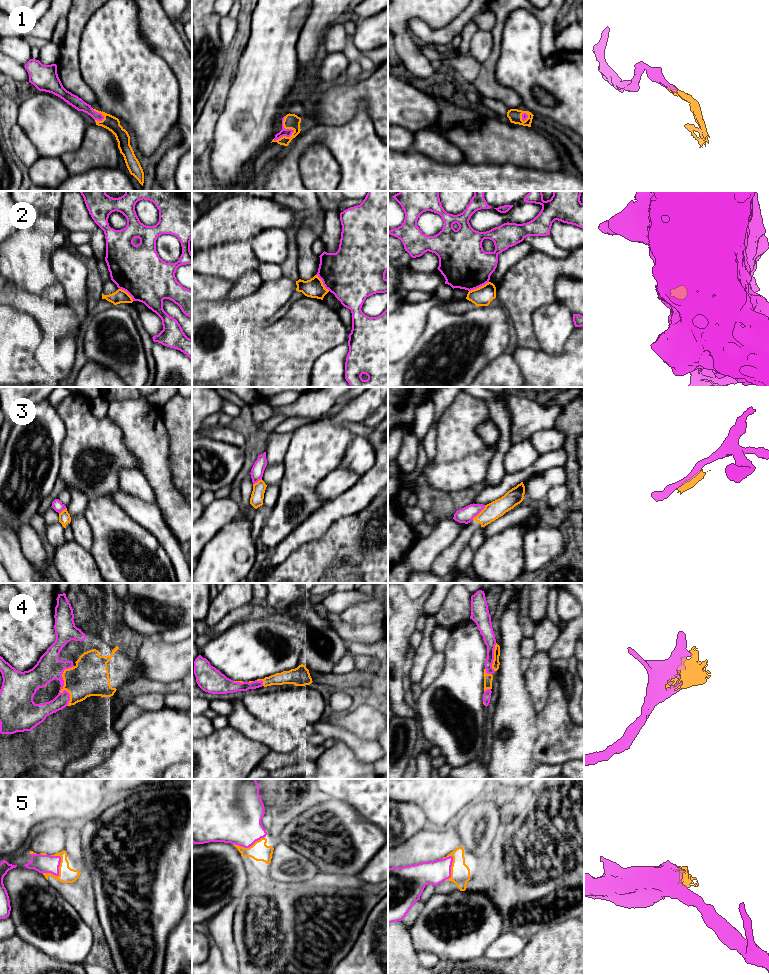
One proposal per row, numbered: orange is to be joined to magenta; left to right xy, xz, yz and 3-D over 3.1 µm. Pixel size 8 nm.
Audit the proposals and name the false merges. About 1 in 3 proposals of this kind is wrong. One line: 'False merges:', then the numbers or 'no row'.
False merges: 2, 3

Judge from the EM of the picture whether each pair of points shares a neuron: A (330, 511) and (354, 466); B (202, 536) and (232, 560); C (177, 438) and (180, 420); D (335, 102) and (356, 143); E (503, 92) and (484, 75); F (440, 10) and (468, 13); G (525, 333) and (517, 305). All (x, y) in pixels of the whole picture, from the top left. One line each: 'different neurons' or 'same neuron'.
A: different neurons
B: different neurons
C: same neuron
D: different neurons
E: same neuron
F: different neurons
G: same neuron

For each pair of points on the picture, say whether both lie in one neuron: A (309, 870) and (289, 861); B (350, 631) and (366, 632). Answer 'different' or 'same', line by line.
A: same
B: same

